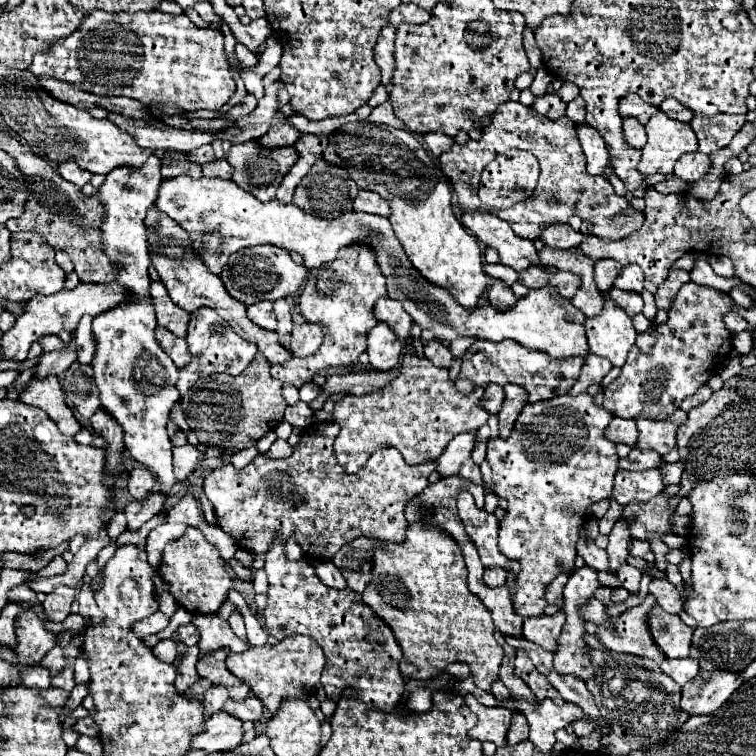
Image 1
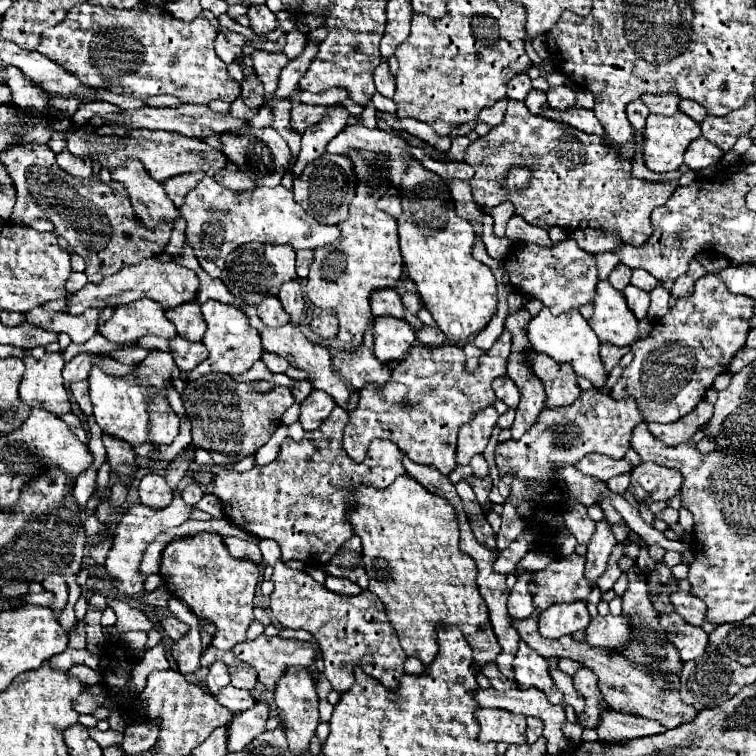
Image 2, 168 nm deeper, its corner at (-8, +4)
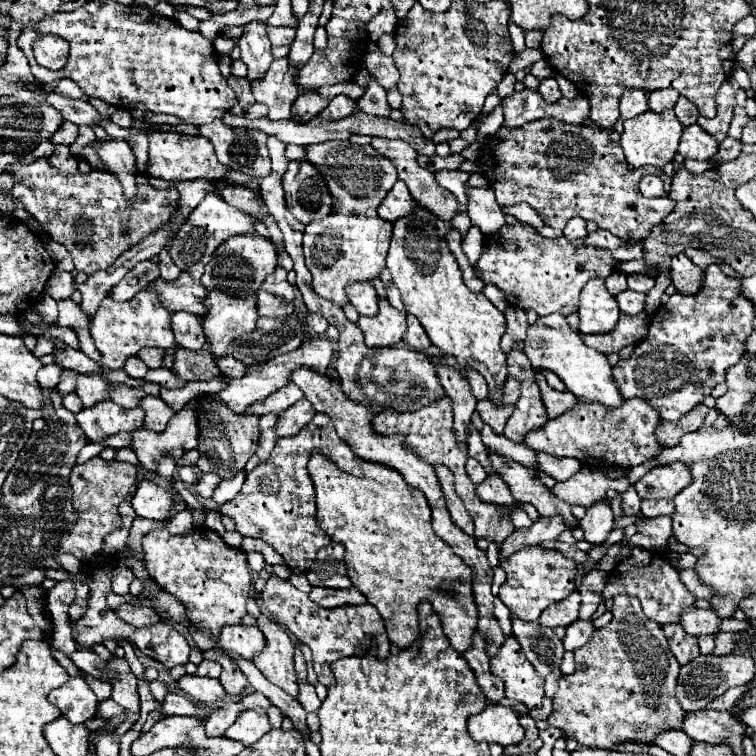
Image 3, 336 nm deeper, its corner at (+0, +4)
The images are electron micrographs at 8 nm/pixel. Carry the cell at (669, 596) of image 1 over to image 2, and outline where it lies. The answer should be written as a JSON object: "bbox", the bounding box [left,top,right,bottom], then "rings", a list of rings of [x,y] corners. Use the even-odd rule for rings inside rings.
{"bbox":[671,593,707,627],"rings":[[[675,593],[673,599],[671,599],[675,611],[691,625],[695,627],[701,627],[703,621],[705,621],[705,613],[707,613],[707,605],[695,597],[695,595],[689,595],[689,593]]]}

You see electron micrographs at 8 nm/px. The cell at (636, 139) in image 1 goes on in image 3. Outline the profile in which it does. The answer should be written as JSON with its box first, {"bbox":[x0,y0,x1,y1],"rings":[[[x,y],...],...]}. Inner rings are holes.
{"bbox":[621,89,647,119],"rings":[[[631,89],[621,97],[621,119],[633,119],[647,111],[647,93],[641,89]]]}

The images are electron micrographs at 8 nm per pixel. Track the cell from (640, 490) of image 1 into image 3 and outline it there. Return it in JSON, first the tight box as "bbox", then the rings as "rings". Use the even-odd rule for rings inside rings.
{"bbox":[635,463,691,499],"rings":[[[673,463],[649,469],[635,483],[635,491],[641,499],[663,499],[663,497],[671,499],[689,483],[691,483],[689,467],[683,463]]]}

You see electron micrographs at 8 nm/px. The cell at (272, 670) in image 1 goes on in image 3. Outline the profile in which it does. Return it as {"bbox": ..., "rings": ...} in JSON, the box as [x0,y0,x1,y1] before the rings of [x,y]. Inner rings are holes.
{"bbox":[219,625,265,661],"rings":[[[227,625],[221,631],[219,643],[225,651],[231,651],[247,661],[253,661],[257,653],[265,647],[265,635],[257,627],[247,627],[247,625]]]}

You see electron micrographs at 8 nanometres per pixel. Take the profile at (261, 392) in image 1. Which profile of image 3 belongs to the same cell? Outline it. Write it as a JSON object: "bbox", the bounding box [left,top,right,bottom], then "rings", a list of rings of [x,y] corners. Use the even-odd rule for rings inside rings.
{"bbox":[191,393,261,479],"rings":[[[199,393],[191,401],[197,401],[197,423],[199,423],[199,447],[197,449],[201,453],[201,459],[197,461],[197,467],[203,473],[215,471],[221,479],[233,477],[235,471],[245,467],[245,463],[251,459],[251,455],[259,447],[259,419],[261,419],[261,415],[255,415],[255,413],[253,415],[237,415],[227,405],[221,405],[221,399],[215,397],[213,393]]]}

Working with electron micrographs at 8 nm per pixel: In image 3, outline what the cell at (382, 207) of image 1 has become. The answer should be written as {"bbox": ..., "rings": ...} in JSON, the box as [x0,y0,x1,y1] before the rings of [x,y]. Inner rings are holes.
{"bbox":[377,181,413,221],"rings":[[[397,181],[393,185],[393,189],[387,193],[387,197],[383,199],[383,203],[379,205],[377,213],[385,219],[385,221],[395,221],[399,217],[405,217],[413,211],[413,197],[409,193],[409,189],[405,189],[405,183],[403,181]]]}

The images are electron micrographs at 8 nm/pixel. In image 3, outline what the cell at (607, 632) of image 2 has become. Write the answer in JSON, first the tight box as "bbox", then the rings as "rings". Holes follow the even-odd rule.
{"bbox":[563,619,597,651],"rings":[[[583,619],[573,621],[573,623],[567,627],[567,635],[565,635],[565,639],[563,639],[565,651],[575,651],[575,649],[579,649],[581,645],[585,645],[585,643],[593,637],[595,631],[597,631],[597,629],[593,627],[593,621],[591,621],[591,619],[589,619],[589,621],[583,621]]]}

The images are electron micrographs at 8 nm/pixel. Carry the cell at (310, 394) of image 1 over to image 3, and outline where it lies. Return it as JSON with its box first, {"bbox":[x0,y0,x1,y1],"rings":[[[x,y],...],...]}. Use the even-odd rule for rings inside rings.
{"bbox":[245,383,303,415],"rings":[[[289,383],[289,385],[285,385],[285,387],[277,389],[277,391],[273,391],[265,401],[251,405],[245,413],[261,413],[261,415],[271,413],[271,411],[273,411],[273,413],[281,413],[281,411],[285,411],[287,407],[291,407],[295,401],[299,401],[301,397],[303,397],[303,393],[301,393],[293,383]]]}

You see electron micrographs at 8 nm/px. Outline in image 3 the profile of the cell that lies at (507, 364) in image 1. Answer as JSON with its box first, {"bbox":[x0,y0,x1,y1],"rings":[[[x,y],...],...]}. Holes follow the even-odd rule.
{"bbox":[535,371,577,419],"rings":[[[535,371],[535,377],[537,377],[537,383],[541,387],[541,397],[543,397],[543,403],[545,403],[545,409],[547,409],[549,419],[565,413],[567,409],[571,409],[575,405],[577,397],[573,397],[573,393],[549,389],[549,385],[545,381],[545,375],[541,371]]]}

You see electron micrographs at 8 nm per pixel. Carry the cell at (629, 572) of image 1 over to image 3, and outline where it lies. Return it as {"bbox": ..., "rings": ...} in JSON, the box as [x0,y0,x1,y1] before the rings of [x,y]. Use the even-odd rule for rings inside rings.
{"bbox":[549,594,685,749],"rings":[[[620,594],[613,599],[613,621],[599,629],[593,639],[575,651],[577,671],[559,679],[559,691],[553,697],[553,713],[549,723],[565,731],[565,737],[577,739],[583,747],[613,749],[619,741],[653,743],[655,735],[665,729],[681,729],[685,711],[675,699],[679,661],[673,657],[661,625],[649,621],[635,597]]]}

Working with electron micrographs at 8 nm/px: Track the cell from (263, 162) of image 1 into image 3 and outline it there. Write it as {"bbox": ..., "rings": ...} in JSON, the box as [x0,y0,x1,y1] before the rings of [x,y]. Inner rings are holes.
{"bbox":[197,119,271,177],"rings":[[[219,119],[197,127],[199,135],[207,137],[215,147],[217,159],[229,169],[249,177],[267,177],[271,169],[267,135],[257,129],[229,129]]]}

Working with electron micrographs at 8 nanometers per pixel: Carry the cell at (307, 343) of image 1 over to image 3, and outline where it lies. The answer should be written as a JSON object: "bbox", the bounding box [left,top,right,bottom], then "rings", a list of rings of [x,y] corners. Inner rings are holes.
{"bbox":[307,315,329,335],"rings":[[[309,315],[309,317],[307,317],[307,325],[309,325],[309,329],[315,331],[317,335],[323,335],[329,323],[327,323],[327,319],[321,317],[321,315]]]}

